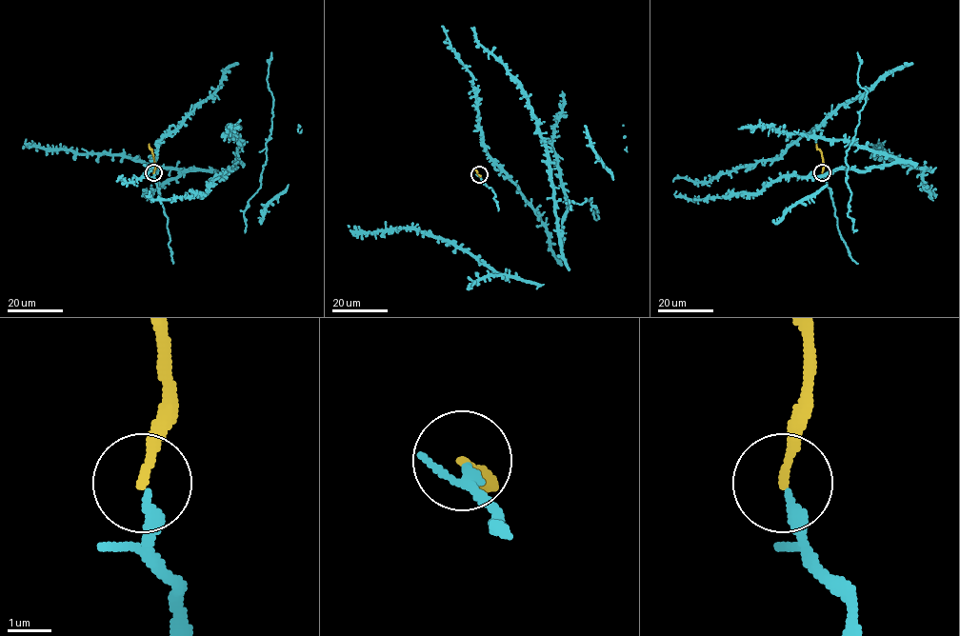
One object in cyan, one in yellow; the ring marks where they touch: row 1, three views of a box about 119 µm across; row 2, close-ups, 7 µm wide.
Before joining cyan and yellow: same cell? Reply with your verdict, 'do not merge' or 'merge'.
merge

